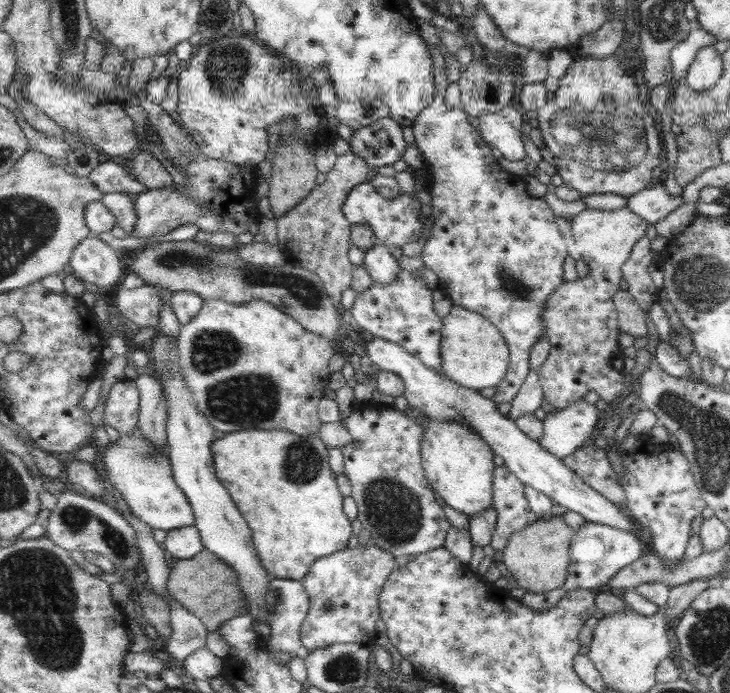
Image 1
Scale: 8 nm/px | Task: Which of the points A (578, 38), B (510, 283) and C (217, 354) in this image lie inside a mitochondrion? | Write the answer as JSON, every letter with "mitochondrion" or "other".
{"A":"other","B":"mitochondrion","C":"mitochondrion"}

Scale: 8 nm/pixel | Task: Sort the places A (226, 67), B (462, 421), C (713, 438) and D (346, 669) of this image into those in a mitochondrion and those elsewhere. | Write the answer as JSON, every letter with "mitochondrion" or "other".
{"A":"mitochondrion","B":"other","C":"mitochondrion","D":"mitochondrion"}

